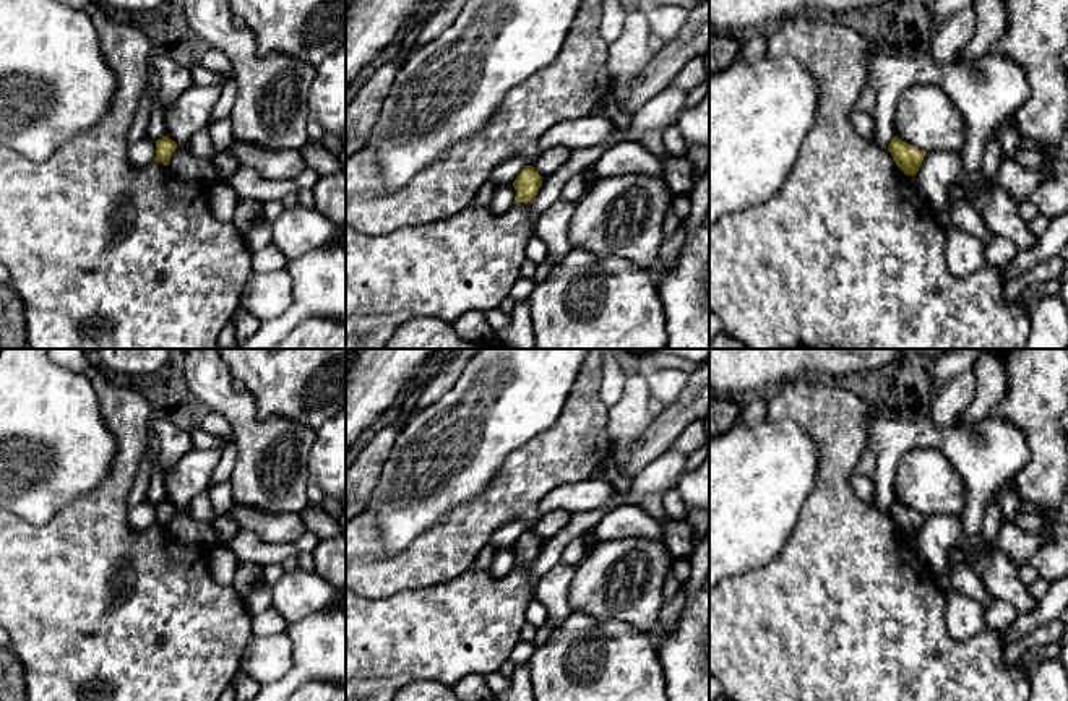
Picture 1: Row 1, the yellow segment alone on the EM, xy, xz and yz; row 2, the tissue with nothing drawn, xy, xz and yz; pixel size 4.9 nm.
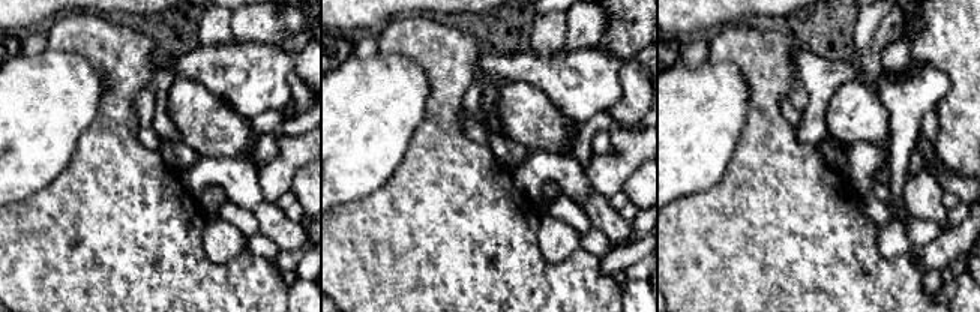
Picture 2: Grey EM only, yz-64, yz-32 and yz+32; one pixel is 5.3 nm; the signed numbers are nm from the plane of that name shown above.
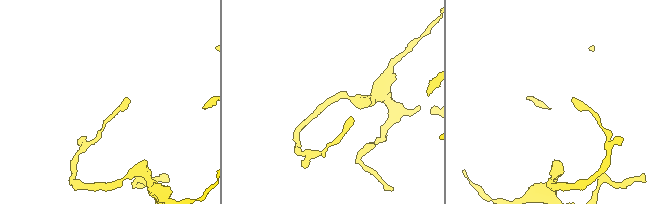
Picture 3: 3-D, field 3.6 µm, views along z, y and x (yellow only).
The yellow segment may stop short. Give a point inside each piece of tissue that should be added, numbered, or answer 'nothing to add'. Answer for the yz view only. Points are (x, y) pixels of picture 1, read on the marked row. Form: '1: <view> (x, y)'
nothing to add

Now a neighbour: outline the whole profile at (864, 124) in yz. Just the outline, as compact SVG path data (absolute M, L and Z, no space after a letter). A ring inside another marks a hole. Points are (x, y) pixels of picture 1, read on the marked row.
M860 110L851 112L851 122L855 131L870 144L875 143L875 122L870 114L863 114Z

